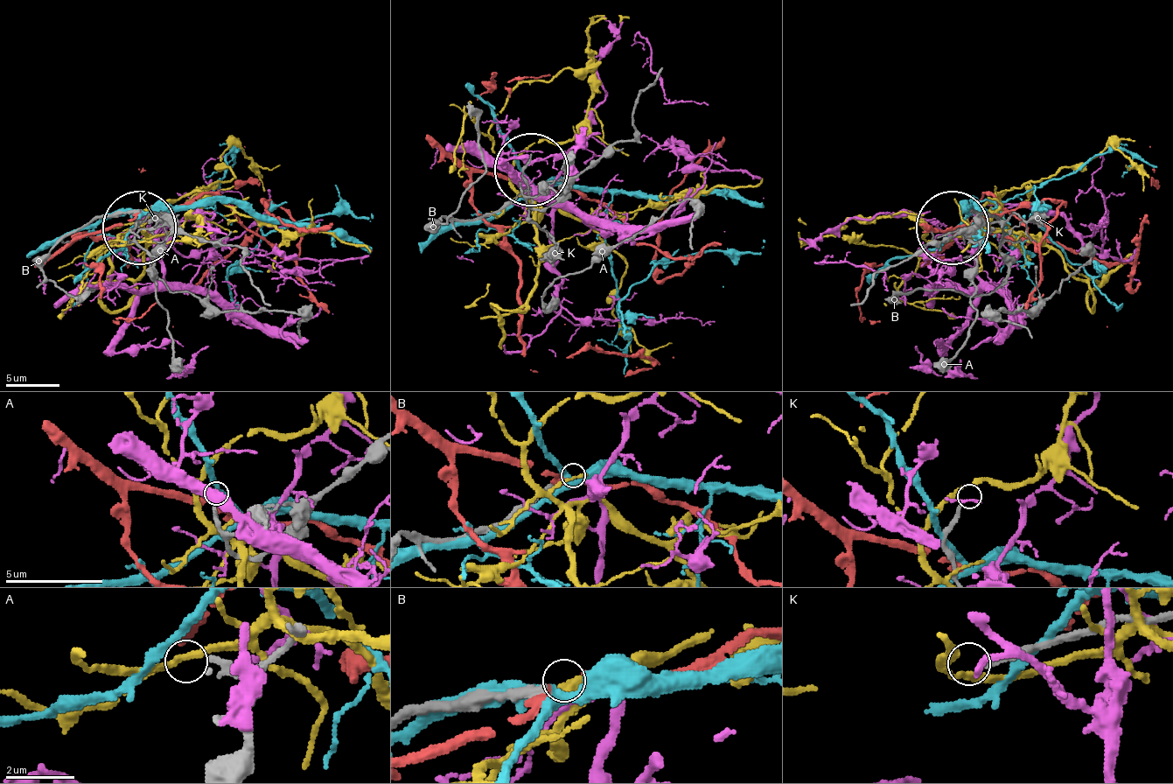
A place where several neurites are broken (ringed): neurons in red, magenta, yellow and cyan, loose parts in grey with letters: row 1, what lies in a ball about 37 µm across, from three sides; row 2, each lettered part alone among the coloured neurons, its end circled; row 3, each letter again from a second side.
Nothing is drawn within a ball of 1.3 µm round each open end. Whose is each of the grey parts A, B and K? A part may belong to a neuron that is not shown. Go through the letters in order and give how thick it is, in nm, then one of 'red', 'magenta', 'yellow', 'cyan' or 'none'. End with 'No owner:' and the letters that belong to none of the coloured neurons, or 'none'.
A: 240 nm | none
B: 220 nm | none
K: 180 nm | none
No owner: A, B, K

